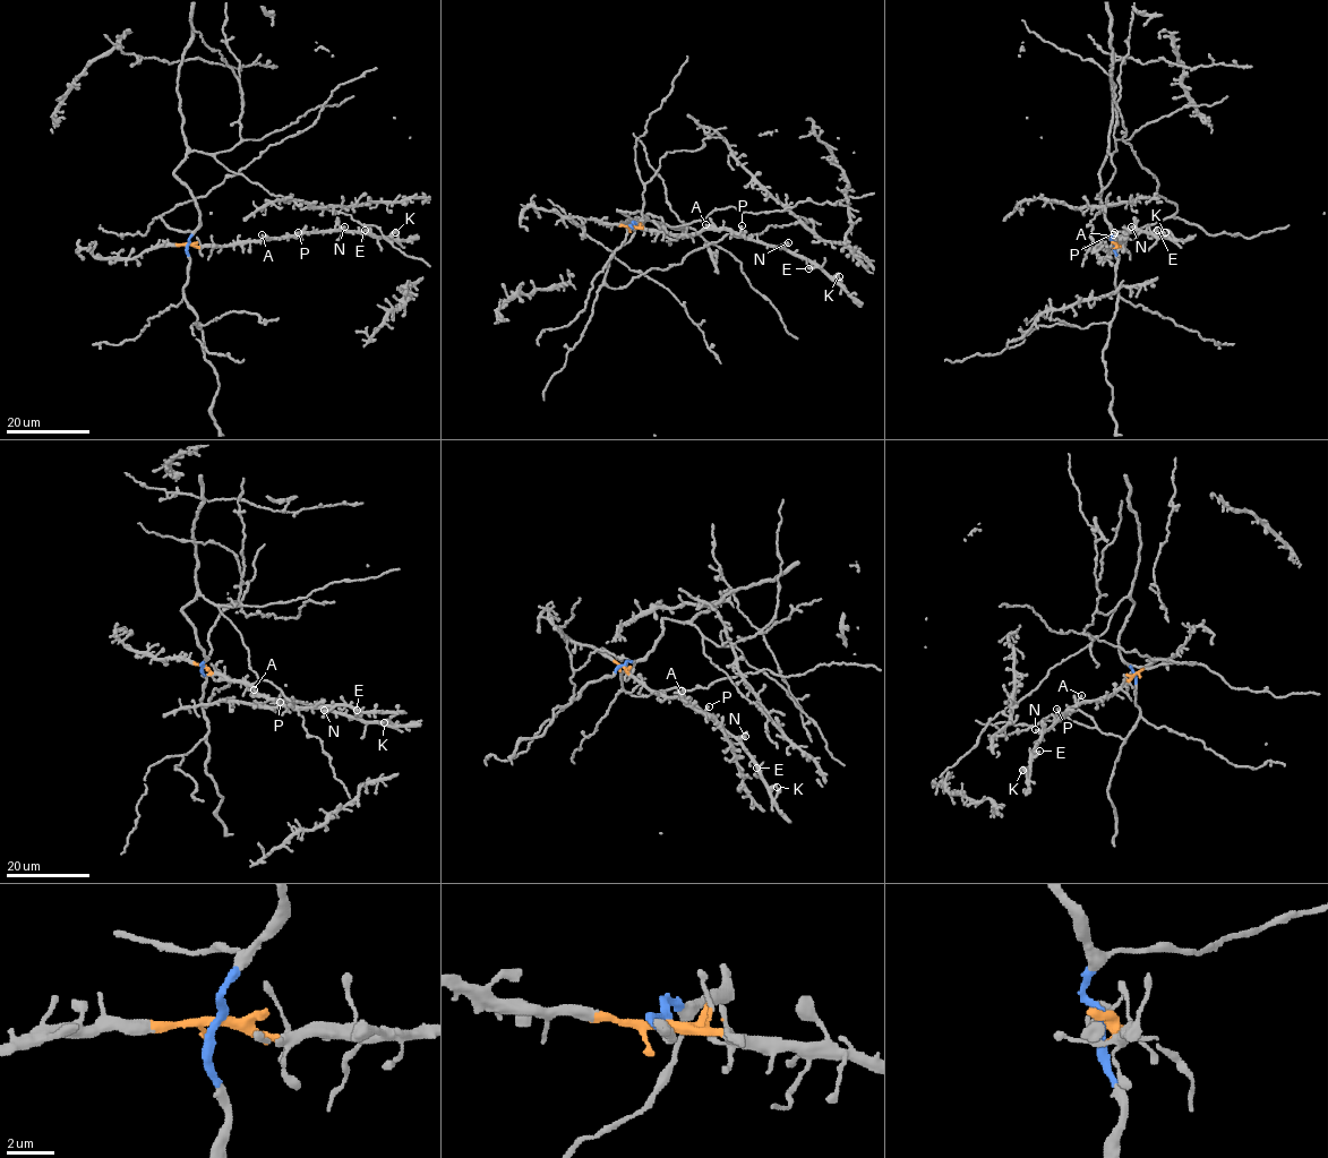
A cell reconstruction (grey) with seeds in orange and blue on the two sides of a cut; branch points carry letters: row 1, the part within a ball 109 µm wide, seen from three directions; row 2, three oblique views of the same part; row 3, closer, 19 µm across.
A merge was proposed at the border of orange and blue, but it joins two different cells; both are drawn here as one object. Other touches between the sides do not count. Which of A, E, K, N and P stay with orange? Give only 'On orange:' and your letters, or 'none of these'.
On orange: A, E, K, N, P

